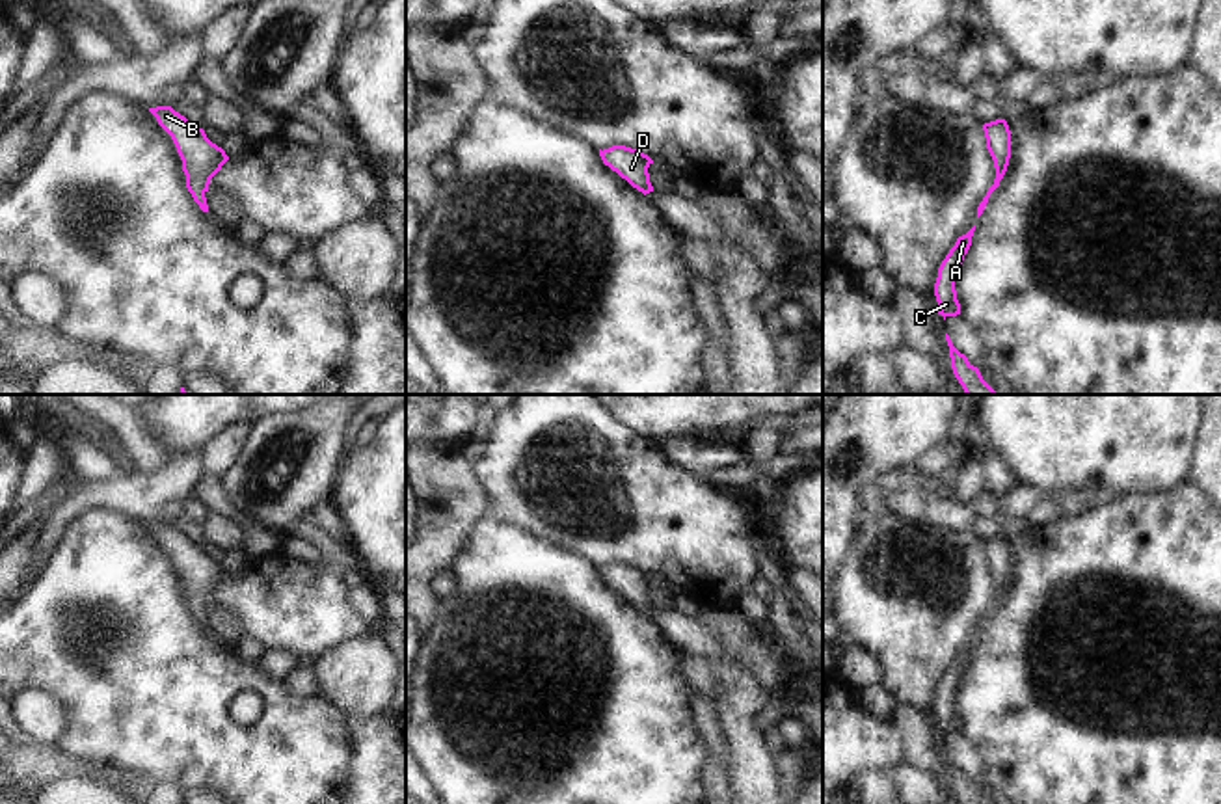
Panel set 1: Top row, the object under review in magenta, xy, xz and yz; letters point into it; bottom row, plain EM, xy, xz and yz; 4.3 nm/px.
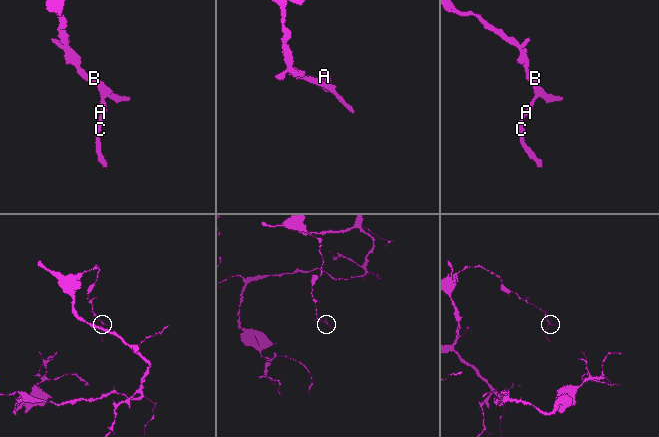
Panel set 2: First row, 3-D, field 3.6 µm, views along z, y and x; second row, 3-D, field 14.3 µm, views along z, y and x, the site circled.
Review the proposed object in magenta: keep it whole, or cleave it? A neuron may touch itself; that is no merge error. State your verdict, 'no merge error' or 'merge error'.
no merge error

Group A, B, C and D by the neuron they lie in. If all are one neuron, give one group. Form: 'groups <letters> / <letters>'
groups A B C D

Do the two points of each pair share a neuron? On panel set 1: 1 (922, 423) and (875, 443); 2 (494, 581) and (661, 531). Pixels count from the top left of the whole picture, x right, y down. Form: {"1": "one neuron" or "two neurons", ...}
{"1": "one neuron", "2": "two neurons"}

